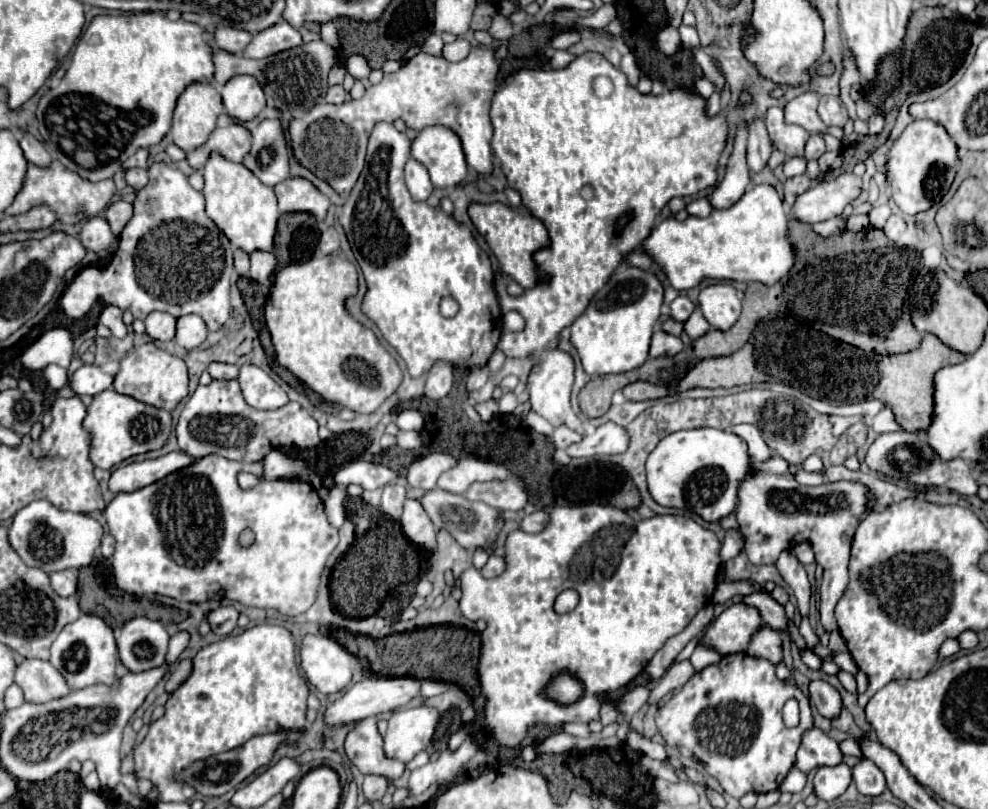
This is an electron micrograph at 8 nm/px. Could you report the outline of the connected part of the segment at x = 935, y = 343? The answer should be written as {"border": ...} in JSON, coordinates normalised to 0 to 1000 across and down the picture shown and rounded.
{"border":[[[936,414],[930,431],[912,436],[912,439],[898,439],[896,444],[890,446],[892,471],[886,478],[884,488],[904,506],[908,523],[916,533],[932,533],[932,530],[938,533],[944,520],[944,511],[946,511],[946,496],[944,496],[946,461],[956,451],[973,449],[977,441],[979,439],[954,426],[946,414]]]}

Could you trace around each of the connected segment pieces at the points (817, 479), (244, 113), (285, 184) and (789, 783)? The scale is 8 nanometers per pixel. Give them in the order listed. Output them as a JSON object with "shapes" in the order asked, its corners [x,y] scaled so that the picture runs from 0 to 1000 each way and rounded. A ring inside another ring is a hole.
{"shapes":[[[[813,577],[807,580],[805,592],[807,592],[811,600],[827,600],[827,597],[835,597],[833,585],[817,585]]],[[[238,93],[224,108],[228,137],[242,147],[252,150],[268,132],[268,115],[256,93]]],[[[293,219],[276,231],[282,261],[295,263],[295,261],[309,261],[319,266],[321,271],[329,271],[329,263],[333,258],[333,244],[327,241],[313,221],[309,219]]],[[[805,948],[799,953],[799,958],[795,960],[795,965],[790,968],[790,978],[799,978],[799,980],[809,980],[809,970],[811,968],[817,968],[817,958],[807,953]]]]}

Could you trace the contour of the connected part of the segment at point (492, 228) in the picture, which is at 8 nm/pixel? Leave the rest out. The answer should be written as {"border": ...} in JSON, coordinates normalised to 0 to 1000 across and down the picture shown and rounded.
{"border":[[[479,248],[475,253],[475,268],[477,268],[479,278],[483,281],[483,286],[491,293],[491,298],[499,308],[501,318],[507,325],[509,337],[513,337],[519,347],[523,347],[531,357],[539,355],[544,350],[544,333],[541,333],[537,315],[539,315],[539,310],[556,303],[556,290],[554,290],[552,278],[544,268],[539,268],[527,258],[509,253],[505,248],[501,248],[501,251]]]}

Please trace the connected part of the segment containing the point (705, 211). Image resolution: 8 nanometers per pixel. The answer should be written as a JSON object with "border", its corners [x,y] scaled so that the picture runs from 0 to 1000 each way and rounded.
{"border":[[[714,244],[703,246],[703,248],[699,248],[699,251],[695,253],[695,263],[701,266],[701,268],[714,268],[714,266],[718,266],[720,261],[722,261],[722,256],[720,256],[718,246],[714,246]]]}

